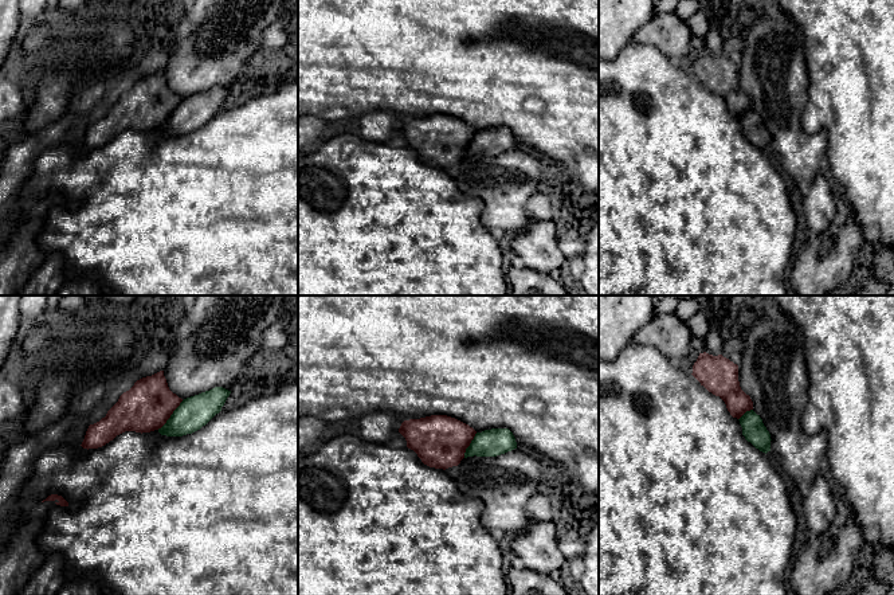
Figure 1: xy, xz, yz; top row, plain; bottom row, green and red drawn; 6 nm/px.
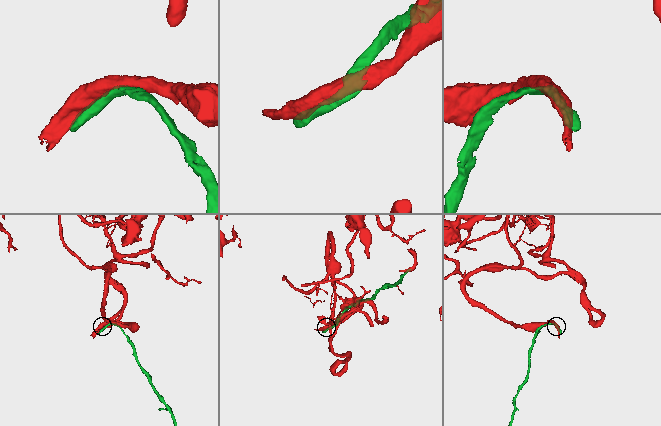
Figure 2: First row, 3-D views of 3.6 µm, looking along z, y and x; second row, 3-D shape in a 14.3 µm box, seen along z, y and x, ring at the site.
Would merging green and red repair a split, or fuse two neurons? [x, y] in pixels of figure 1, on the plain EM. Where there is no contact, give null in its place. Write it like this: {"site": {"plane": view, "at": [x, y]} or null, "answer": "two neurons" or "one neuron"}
{"site": {"plane": "xy", "at": [171, 114]}, "answer": "one neuron"}

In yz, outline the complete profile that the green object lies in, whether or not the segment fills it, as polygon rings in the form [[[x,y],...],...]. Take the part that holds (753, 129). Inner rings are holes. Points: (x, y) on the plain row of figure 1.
[[[699,52],[691,73],[709,91],[719,95],[733,117],[740,120],[742,134],[762,152],[771,150],[771,133],[760,114],[753,110],[753,101],[738,81],[738,64],[724,56]]]

